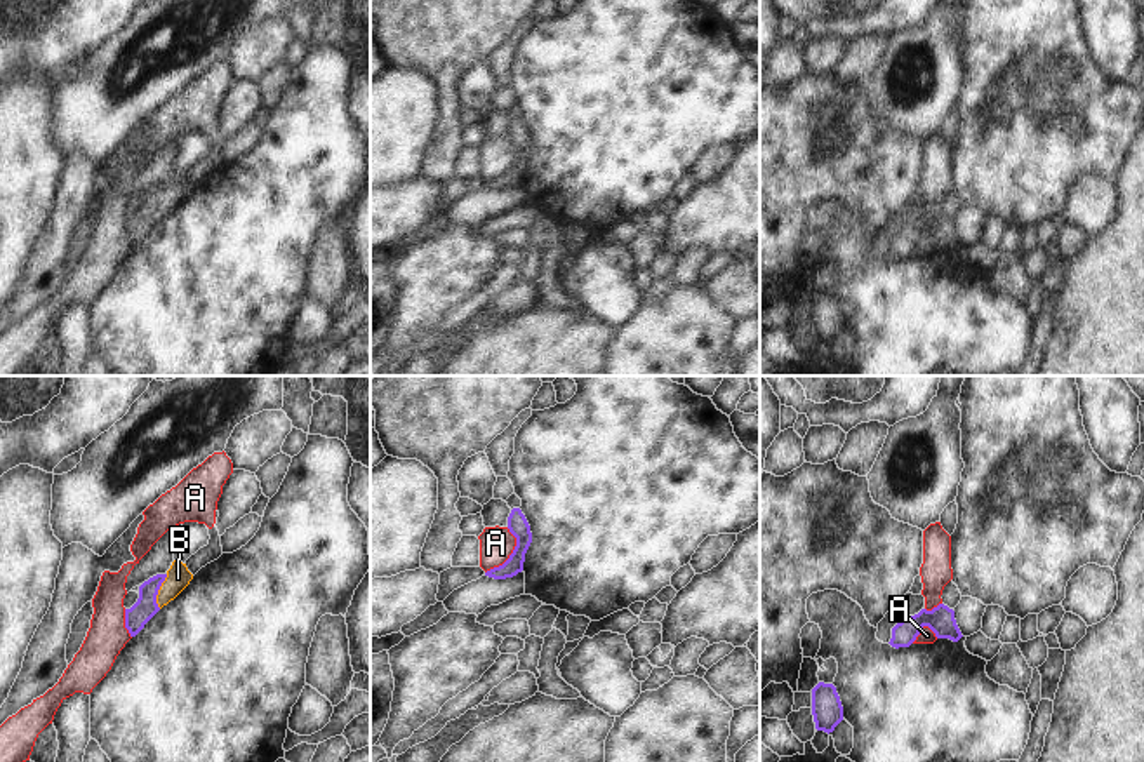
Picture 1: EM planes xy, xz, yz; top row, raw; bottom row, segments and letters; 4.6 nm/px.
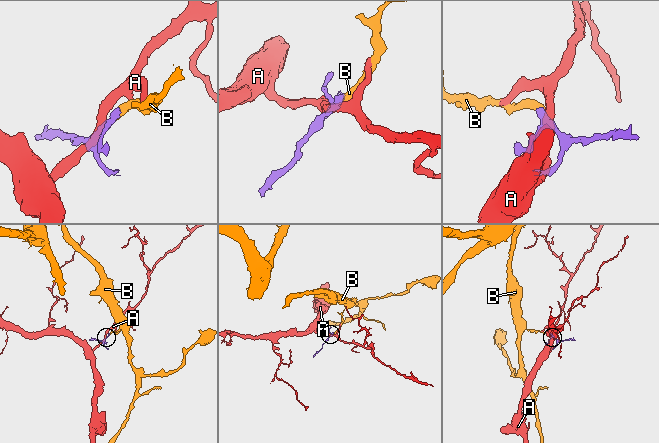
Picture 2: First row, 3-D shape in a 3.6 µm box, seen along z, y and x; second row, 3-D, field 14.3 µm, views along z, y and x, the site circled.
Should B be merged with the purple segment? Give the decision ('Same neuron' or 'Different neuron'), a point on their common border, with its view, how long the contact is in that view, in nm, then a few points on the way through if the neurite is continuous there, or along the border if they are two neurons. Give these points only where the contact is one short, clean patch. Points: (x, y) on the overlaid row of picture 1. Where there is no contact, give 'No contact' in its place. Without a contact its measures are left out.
Same neuron. Touches purple at xy (157, 592). Shared border 170 nm. Path across: xy (145, 608), (157, 592), (178, 578)

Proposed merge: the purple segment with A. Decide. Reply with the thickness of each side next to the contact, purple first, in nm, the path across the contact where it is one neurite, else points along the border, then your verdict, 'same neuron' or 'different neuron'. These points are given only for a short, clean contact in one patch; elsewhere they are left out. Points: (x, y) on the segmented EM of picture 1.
calibres 90 and 160 nm; border xz (508, 528), (515, 538), (515, 548), (501, 564), (485, 573); different neuron

